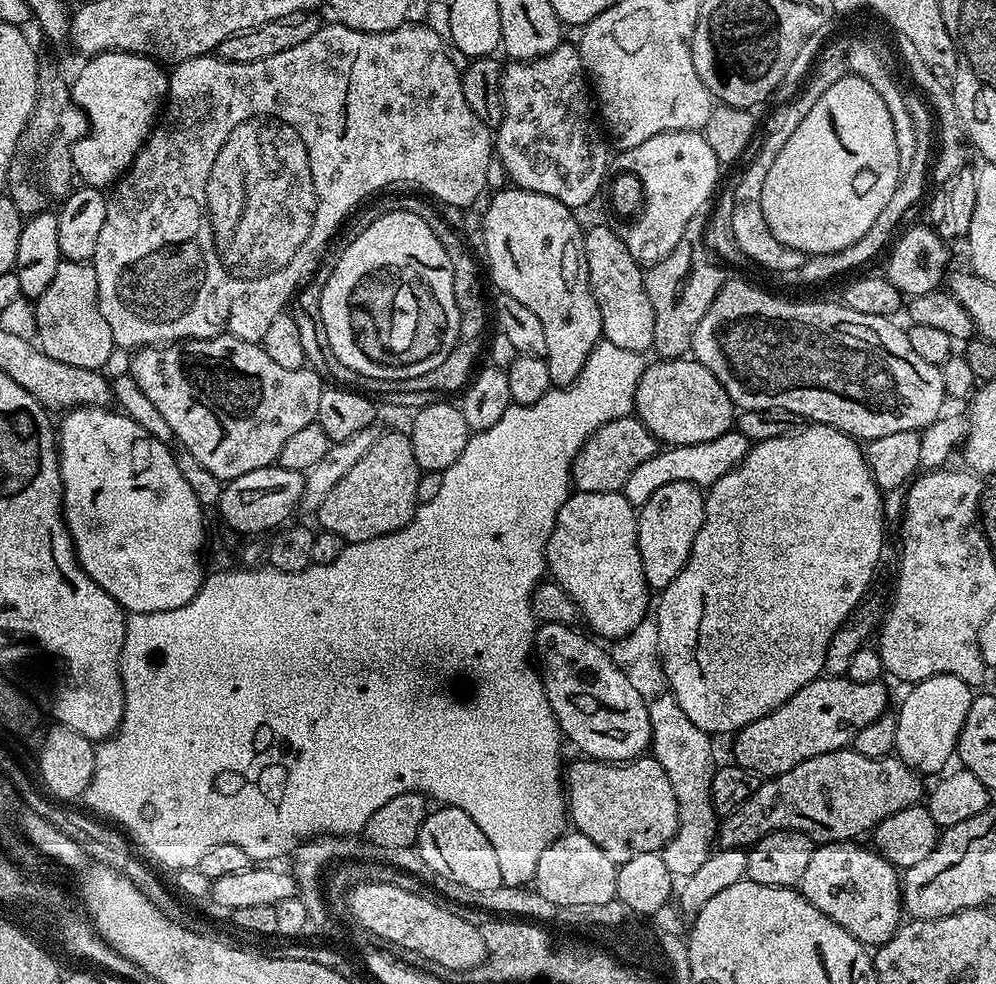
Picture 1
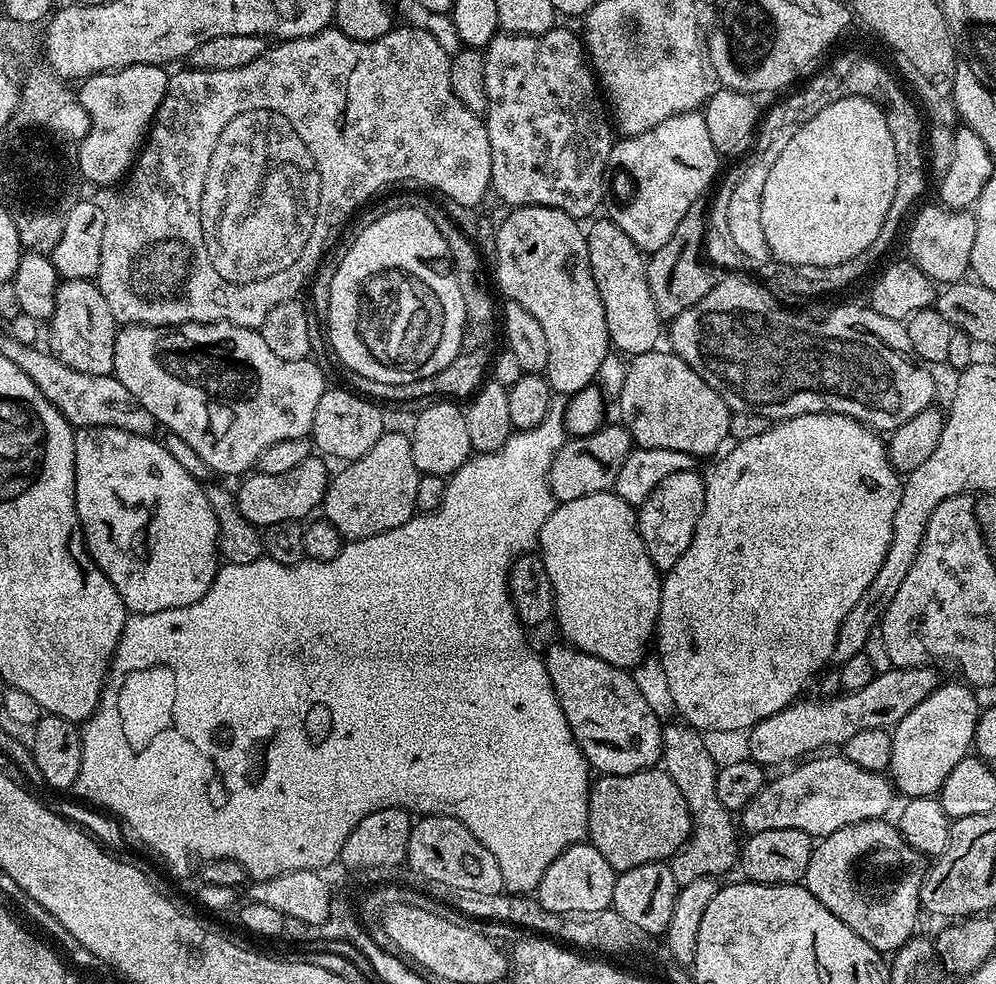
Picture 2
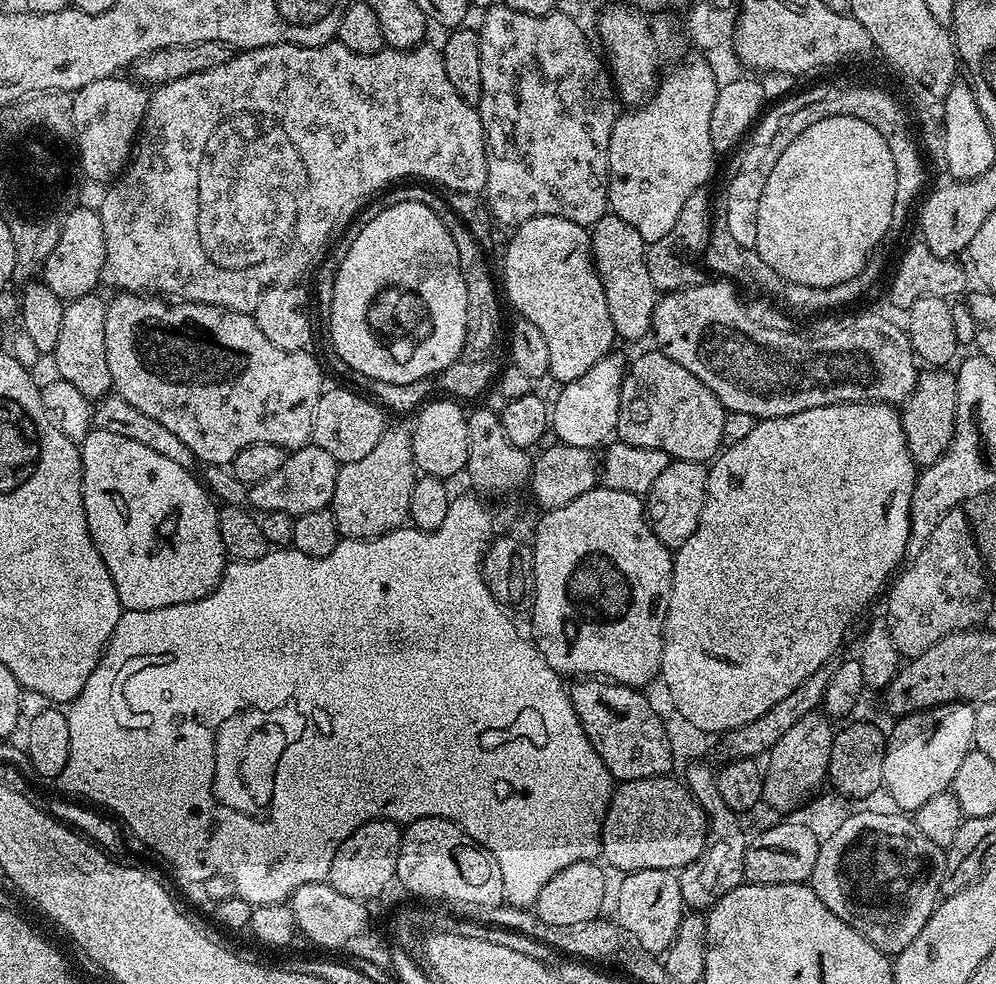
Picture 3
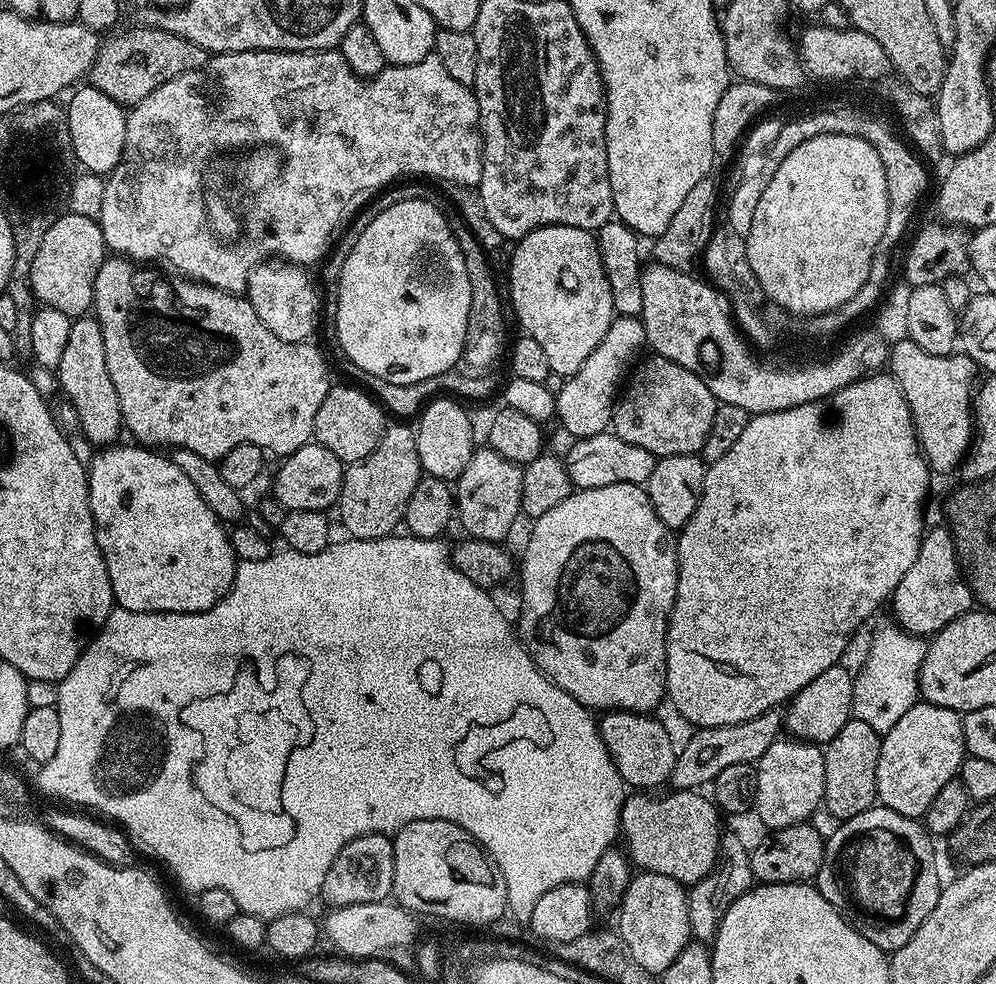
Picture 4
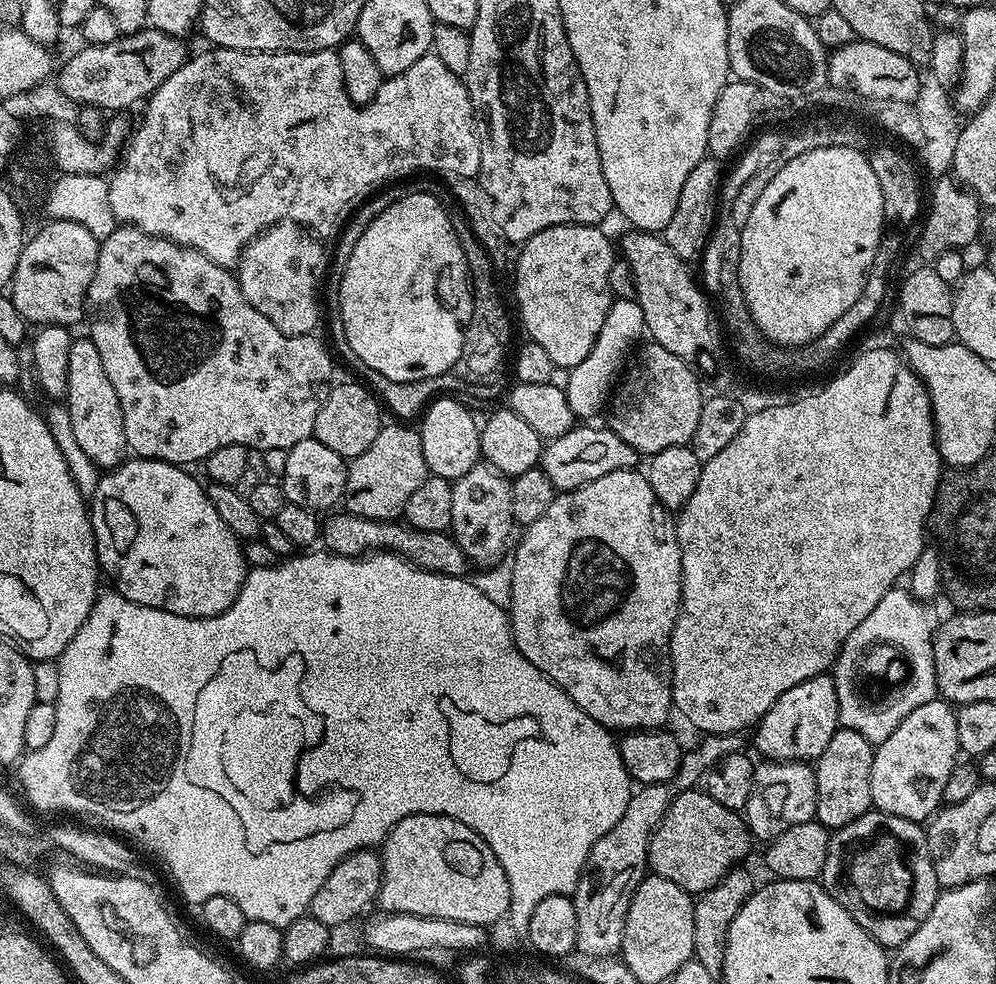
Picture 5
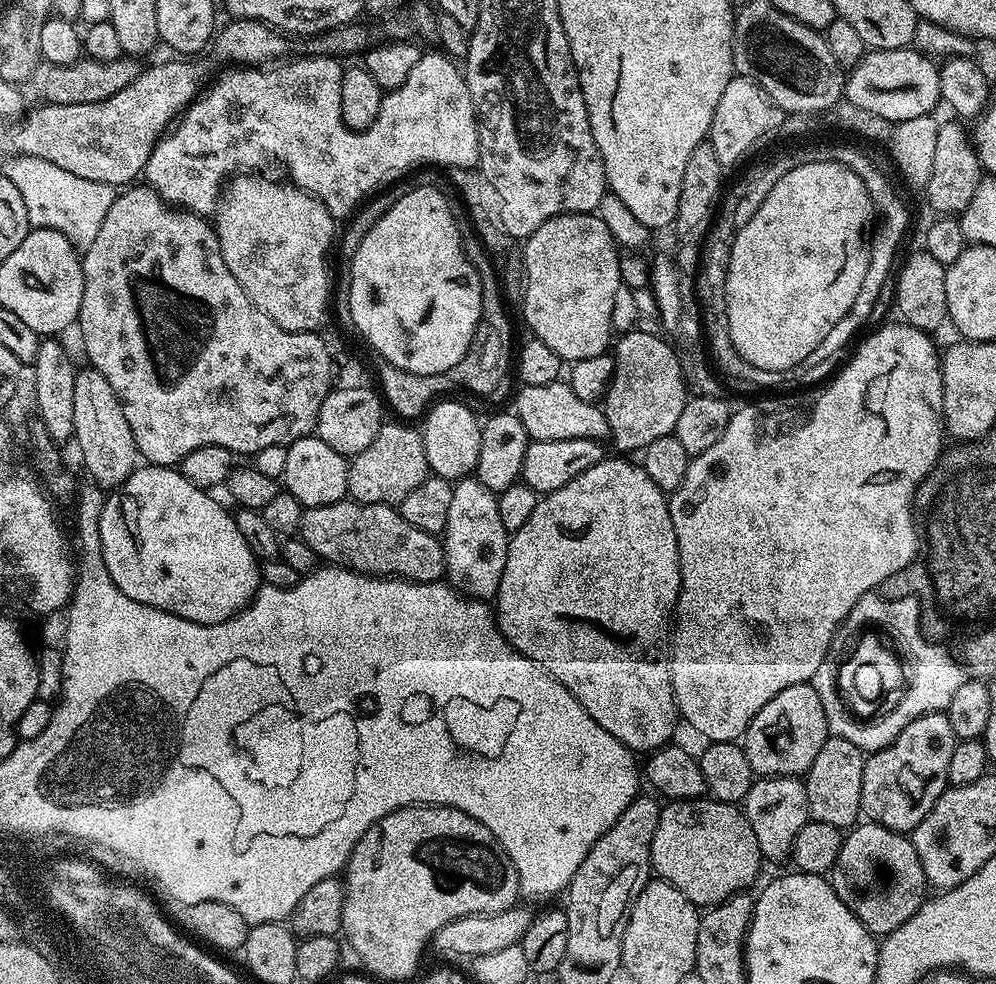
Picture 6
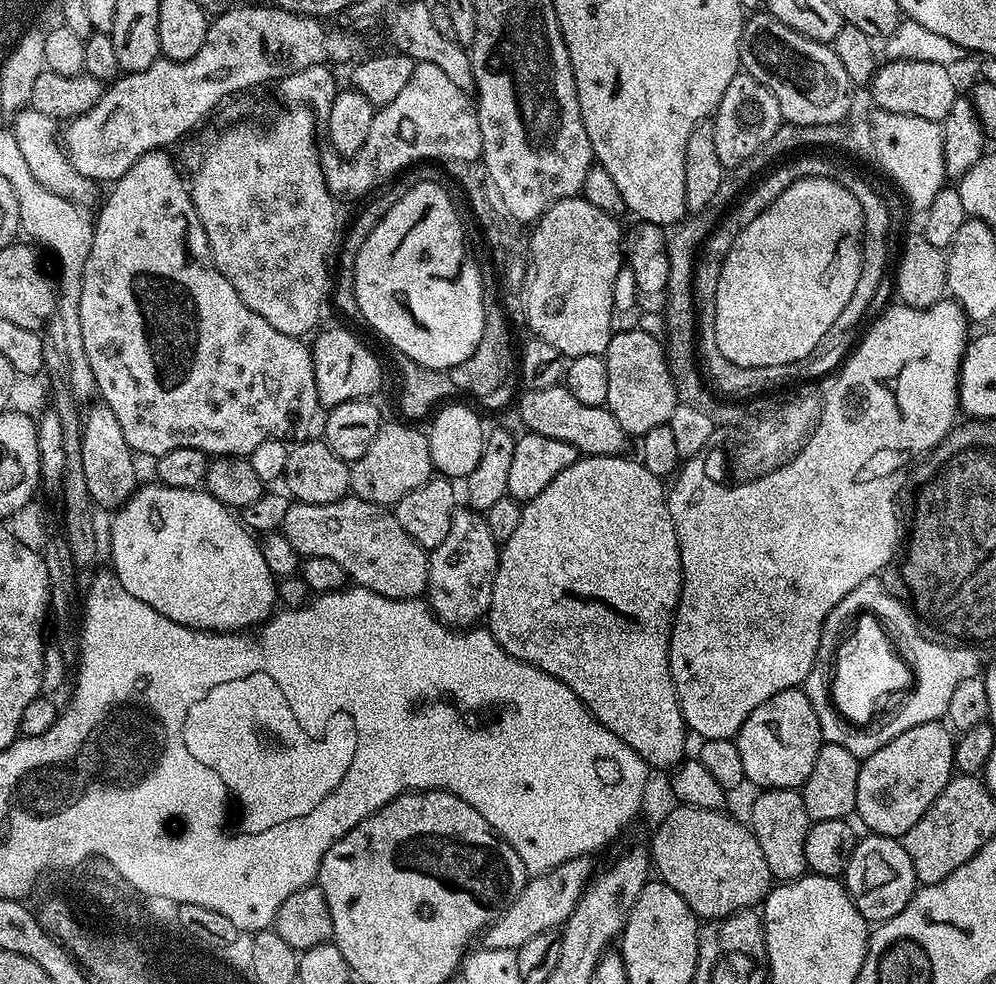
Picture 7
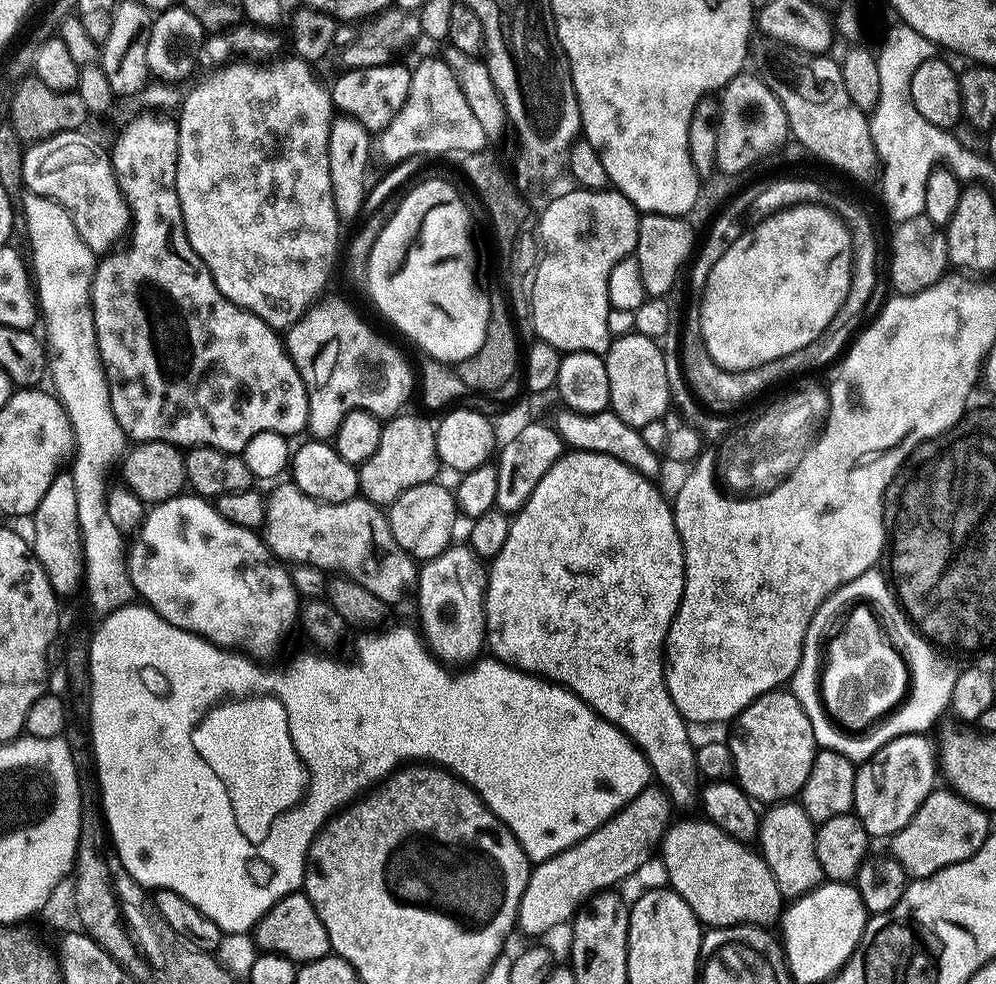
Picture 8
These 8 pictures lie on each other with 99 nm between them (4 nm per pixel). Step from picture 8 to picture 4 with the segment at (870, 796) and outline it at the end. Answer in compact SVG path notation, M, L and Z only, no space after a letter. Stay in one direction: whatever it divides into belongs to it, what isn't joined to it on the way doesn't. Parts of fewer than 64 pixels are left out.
M917 702L898 718L894 730L883 733L876 775L879 803L903 816L923 817L938 790L942 790L946 782L957 779L965 759L961 713Z

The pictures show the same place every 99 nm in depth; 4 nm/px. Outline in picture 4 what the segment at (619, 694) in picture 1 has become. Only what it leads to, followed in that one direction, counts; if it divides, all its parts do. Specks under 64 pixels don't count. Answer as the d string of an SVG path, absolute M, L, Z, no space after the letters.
M608 710L599 717L598 723L602 742L606 742L606 750L614 762L618 774L624 779L625 785L629 789L656 790L659 789L656 788L659 784L667 785L671 781L678 749L670 742L670 737L666 735L666 730L662 730L662 726L656 720L655 715Z

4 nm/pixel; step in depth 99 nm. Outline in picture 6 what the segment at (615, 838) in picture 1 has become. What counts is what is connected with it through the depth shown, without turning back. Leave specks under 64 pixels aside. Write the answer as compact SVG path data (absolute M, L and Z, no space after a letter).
M697 798L674 800L660 810L658 830L652 839L650 868L659 879L670 882L690 903L707 910L713 904L743 893L760 872L762 855L745 813L721 800Z

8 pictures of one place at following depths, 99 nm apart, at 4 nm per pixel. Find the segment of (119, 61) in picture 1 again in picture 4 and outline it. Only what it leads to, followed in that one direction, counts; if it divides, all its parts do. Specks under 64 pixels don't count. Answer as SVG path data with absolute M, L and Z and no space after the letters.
M91 86L79 88L71 93L73 96L69 98L68 104L66 103L76 162L83 171L107 177L108 173L118 166L122 158L122 150L126 146L128 112L125 105L119 104L114 98L110 98L110 94L104 94L102 90Z

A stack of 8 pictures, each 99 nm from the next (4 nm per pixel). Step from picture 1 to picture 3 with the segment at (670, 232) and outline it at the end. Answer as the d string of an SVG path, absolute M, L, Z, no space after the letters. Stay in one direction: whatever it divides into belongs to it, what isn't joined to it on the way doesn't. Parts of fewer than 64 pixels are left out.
M704 58L679 64L663 73L655 91L642 104L628 110L625 116L624 113L617 115L610 134L608 206L611 215L634 226L646 242L663 238L669 230L674 230L674 221L682 206L686 206L686 198L705 187L704 183L711 178L718 160L710 142L710 113L714 111L717 89L711 66Z

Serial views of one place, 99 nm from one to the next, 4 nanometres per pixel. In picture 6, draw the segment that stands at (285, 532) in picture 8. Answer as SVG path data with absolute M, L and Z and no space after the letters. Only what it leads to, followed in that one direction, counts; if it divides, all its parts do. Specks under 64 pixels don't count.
M345 498L330 506L305 508L298 536L304 540L306 546L316 552L321 561L362 572L365 576L403 578L414 580L418 584L435 584L443 581L446 576L443 543L433 533L410 526L410 522L403 520L399 511L390 504L360 504L354 499Z

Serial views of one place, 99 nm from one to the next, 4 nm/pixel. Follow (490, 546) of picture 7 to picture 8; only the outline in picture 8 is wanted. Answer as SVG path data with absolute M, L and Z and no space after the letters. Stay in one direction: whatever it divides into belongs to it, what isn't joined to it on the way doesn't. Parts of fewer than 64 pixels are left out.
M453 543L433 560L419 565L414 597L420 615L419 631L429 652L448 666L468 666L486 648L484 599L488 593L488 568L467 543Z

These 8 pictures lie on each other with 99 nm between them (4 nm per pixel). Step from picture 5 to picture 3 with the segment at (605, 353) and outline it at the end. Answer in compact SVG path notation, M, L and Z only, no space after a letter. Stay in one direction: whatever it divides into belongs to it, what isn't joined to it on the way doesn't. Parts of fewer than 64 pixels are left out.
M609 354L594 362L582 378L574 378L574 382L563 385L556 401L551 401L550 432L559 443L596 450L613 439L618 426L618 406L626 371L626 360L616 355Z

